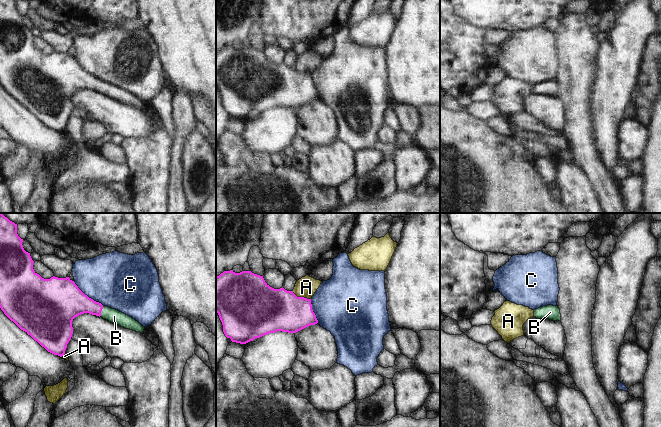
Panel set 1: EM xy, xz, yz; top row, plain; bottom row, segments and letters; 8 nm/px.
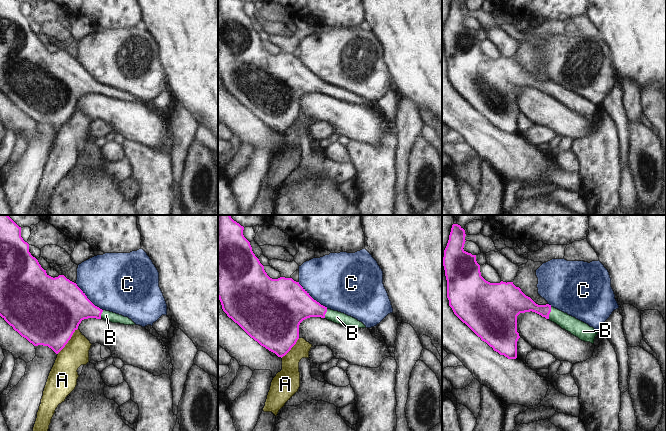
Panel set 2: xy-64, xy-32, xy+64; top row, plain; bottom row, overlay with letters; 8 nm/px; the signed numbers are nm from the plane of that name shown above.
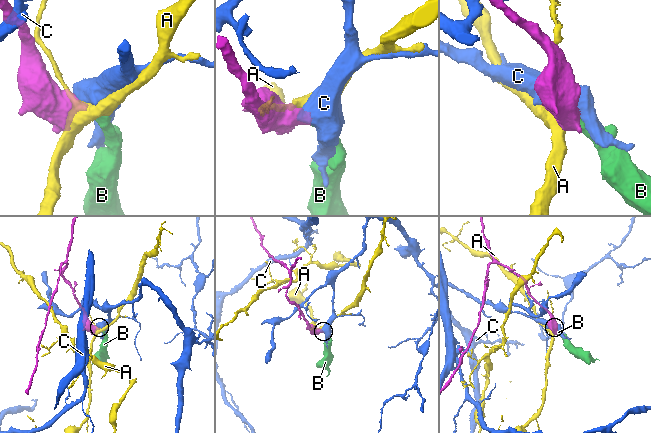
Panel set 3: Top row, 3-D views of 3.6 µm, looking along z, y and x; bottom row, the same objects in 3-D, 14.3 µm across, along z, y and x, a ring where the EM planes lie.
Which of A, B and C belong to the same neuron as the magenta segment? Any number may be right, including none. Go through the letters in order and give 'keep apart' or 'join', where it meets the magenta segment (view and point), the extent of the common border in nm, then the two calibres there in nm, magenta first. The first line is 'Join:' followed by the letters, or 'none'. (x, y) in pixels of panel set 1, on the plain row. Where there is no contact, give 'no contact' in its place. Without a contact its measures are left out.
Join: B
A: keep apart; contact xz (301, 73); length 170 nm; calibres 340 and 160 nm
B: join; contact xy (101, 86); length 90 nm; calibres 240 and 120 nm
C: keep apart; contact xy (87, 72); length 320 nm; calibres 380 and 440 nm

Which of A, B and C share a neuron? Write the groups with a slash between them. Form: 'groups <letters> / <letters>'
groups A / B / C

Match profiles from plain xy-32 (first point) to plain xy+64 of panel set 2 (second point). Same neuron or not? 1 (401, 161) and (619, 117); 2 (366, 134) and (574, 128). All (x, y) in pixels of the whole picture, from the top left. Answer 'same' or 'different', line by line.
1: different
2: same

